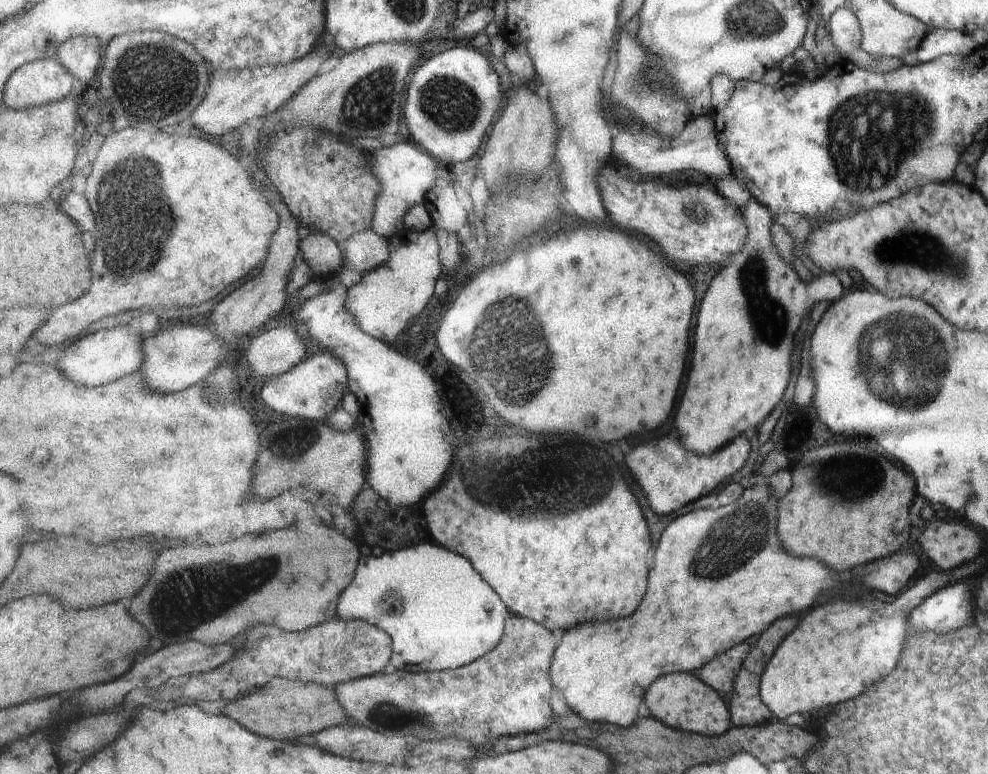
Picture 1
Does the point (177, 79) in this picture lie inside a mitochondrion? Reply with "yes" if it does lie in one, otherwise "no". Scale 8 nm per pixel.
yes

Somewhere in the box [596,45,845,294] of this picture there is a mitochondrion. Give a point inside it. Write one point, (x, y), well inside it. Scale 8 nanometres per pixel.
(640, 89)

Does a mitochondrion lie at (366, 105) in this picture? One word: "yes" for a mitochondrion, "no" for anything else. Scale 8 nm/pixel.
yes

